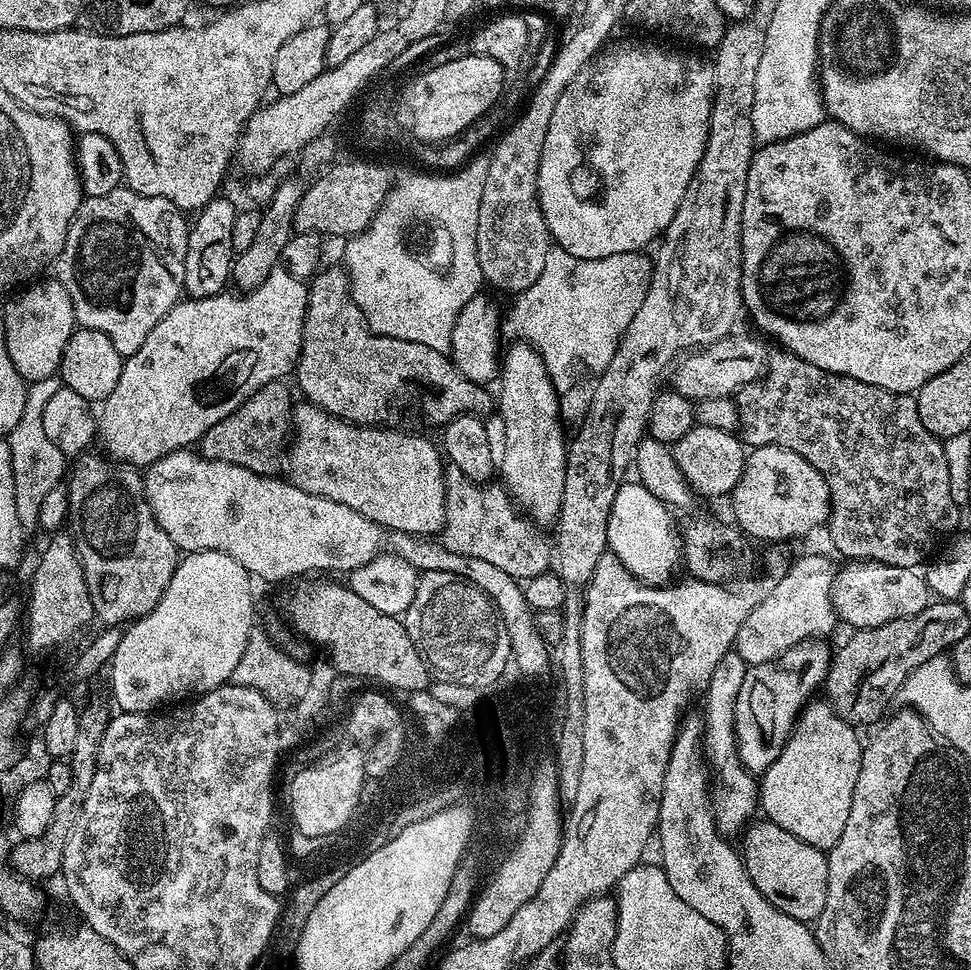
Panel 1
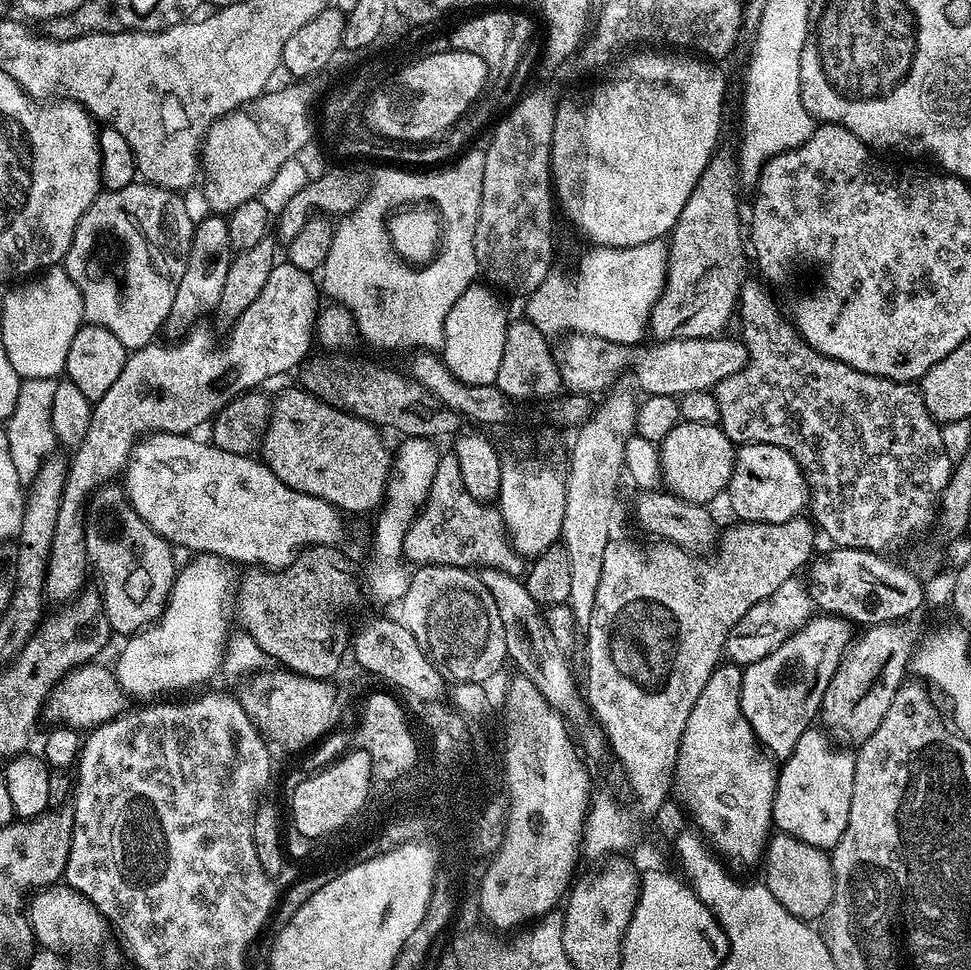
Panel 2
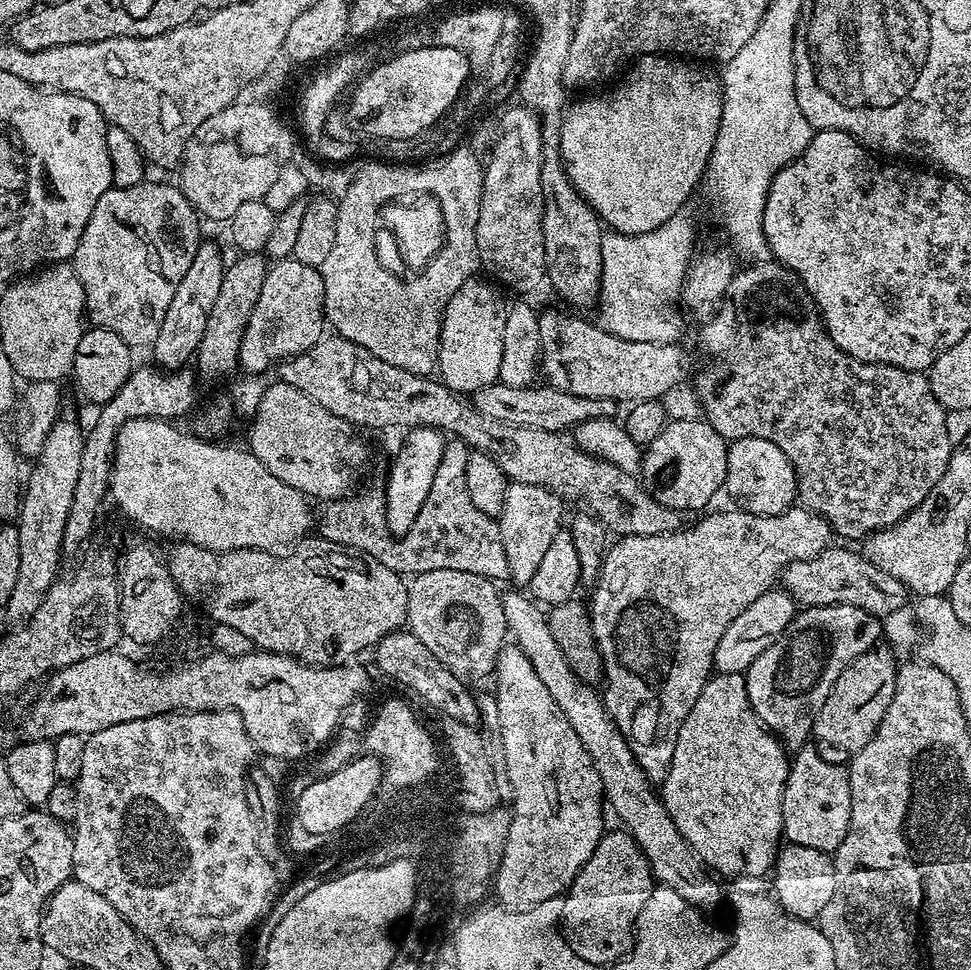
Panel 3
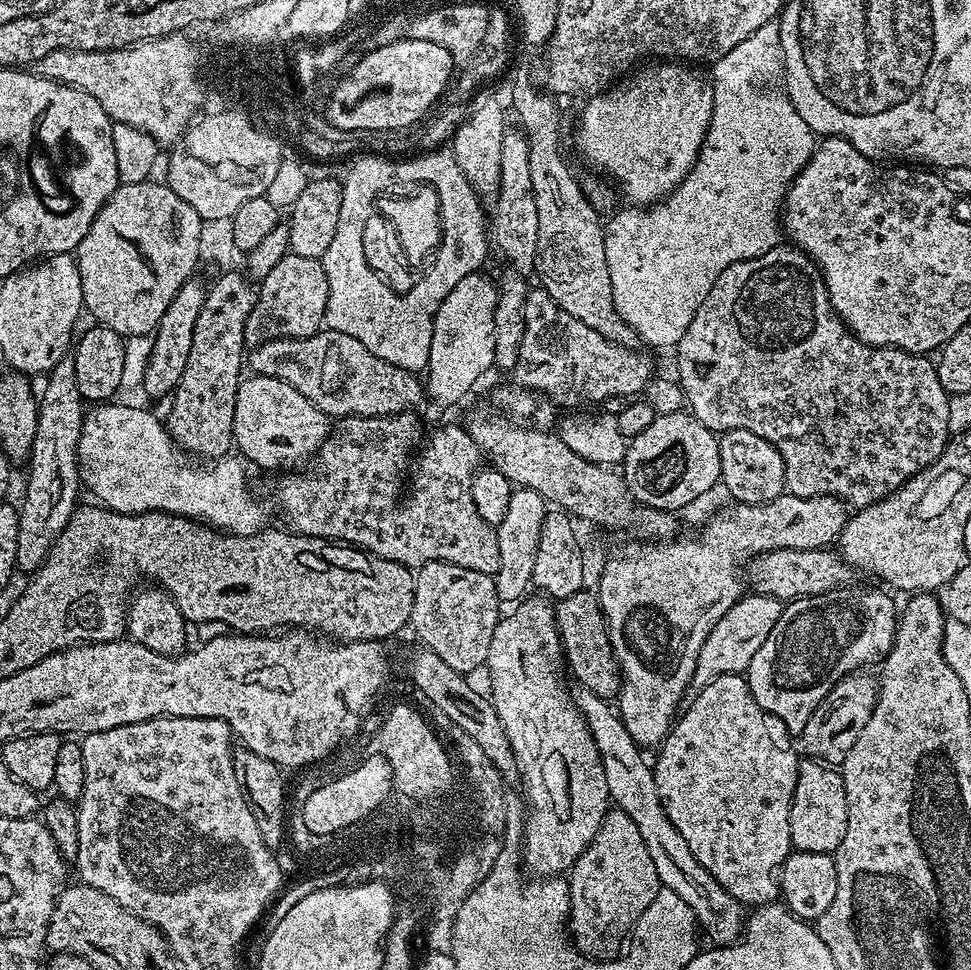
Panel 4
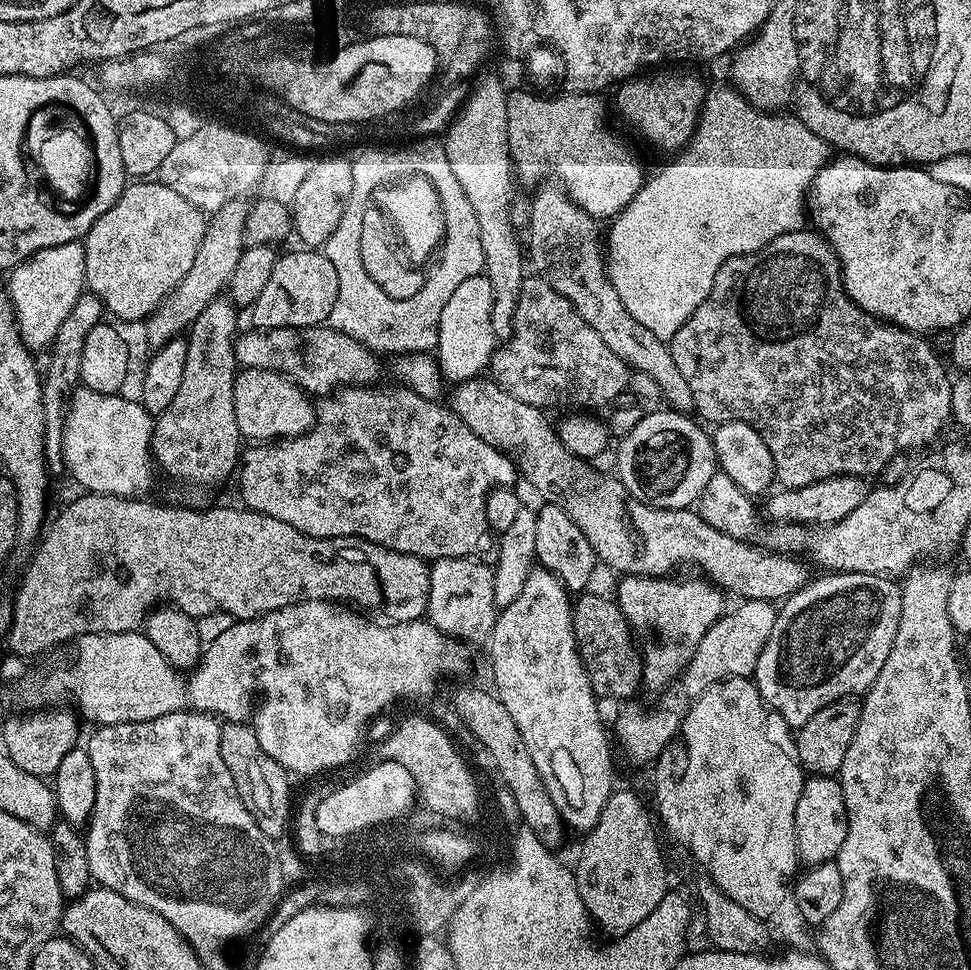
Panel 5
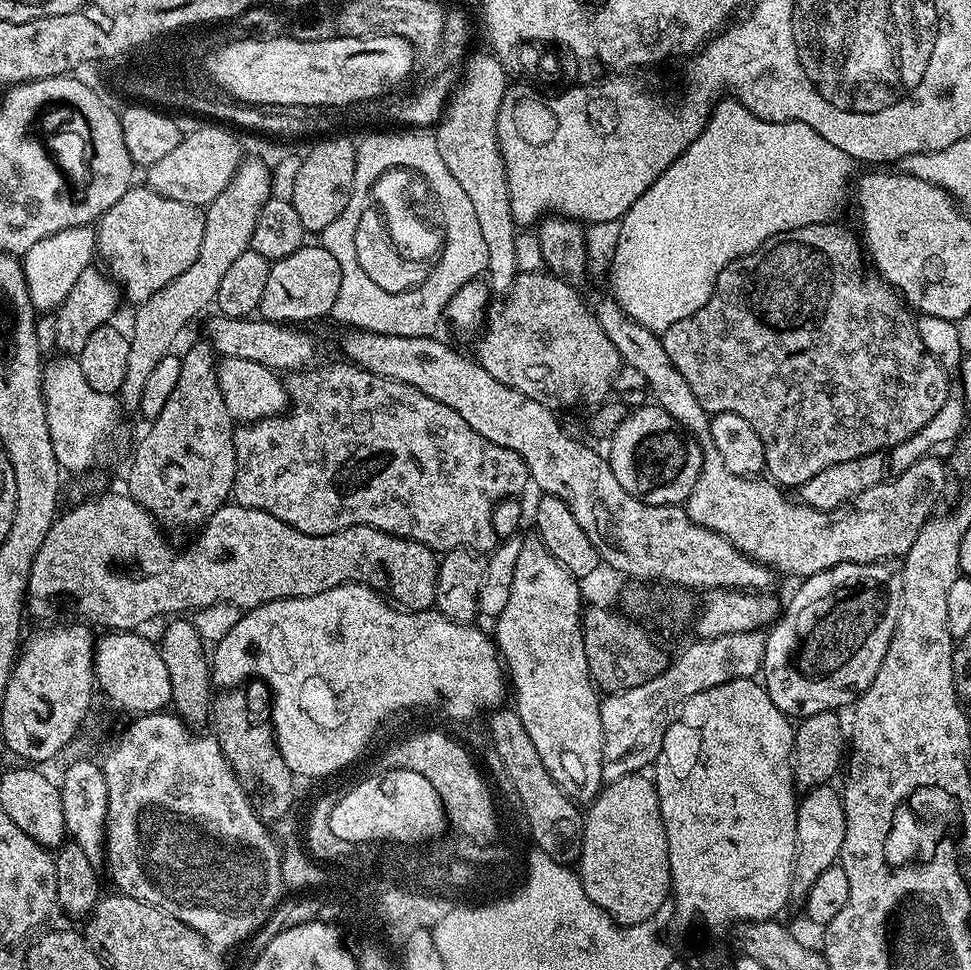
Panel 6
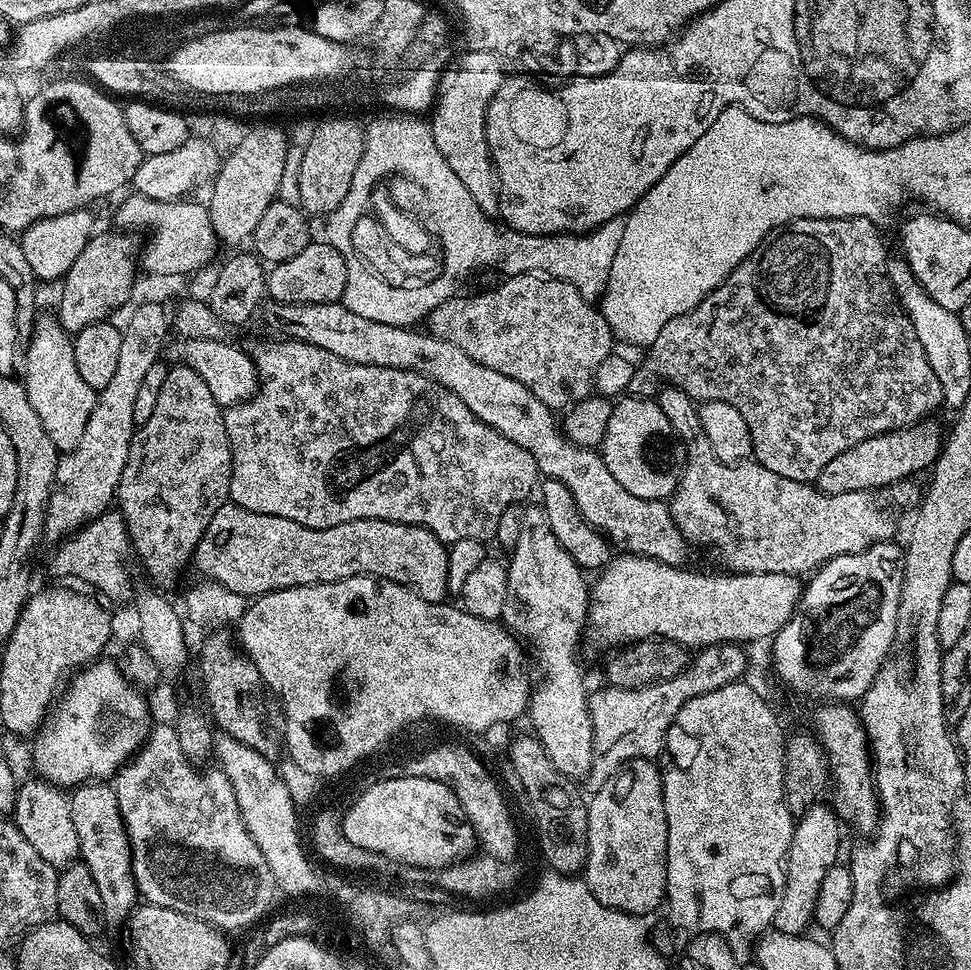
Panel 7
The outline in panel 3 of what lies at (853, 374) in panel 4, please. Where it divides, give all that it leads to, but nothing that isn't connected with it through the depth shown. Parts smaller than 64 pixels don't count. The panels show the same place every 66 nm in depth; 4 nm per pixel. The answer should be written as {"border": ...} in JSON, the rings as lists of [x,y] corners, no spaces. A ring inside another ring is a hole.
{"border":[[[752,262],[741,267],[724,291],[724,298],[716,311],[703,321],[704,329],[700,332],[700,344],[704,347],[706,355],[716,359],[713,364],[706,365],[697,374],[696,380],[694,376],[694,387],[704,407],[703,419],[728,442],[747,436],[766,438],[766,442],[774,442],[774,446],[778,446],[778,450],[786,454],[794,470],[799,503],[811,512],[823,516],[832,525],[833,533],[837,537],[867,537],[877,528],[888,528],[902,520],[907,512],[913,512],[935,489],[938,478],[942,478],[954,447],[946,434],[946,410],[938,402],[938,398],[934,398],[934,390],[930,388],[930,382],[924,372],[907,372],[889,364],[867,364],[841,350],[828,337],[828,331],[824,329],[824,322],[820,319],[820,313],[812,303],[811,296],[805,292],[804,285],[794,279],[794,273],[779,262],[768,263]]]}

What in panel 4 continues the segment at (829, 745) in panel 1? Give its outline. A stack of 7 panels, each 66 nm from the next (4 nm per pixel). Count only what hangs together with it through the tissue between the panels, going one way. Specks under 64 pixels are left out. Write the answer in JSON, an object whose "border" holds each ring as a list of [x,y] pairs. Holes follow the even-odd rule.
{"border":[[[805,759],[800,765],[790,806],[790,838],[793,849],[814,854],[835,853],[842,838],[846,838],[847,821],[848,807],[843,775],[835,767],[821,761]]]}

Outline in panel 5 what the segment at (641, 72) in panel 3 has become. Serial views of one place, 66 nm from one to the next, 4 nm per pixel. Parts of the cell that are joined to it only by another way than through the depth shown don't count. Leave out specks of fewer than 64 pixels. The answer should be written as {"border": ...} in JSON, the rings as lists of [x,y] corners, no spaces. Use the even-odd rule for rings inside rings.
{"border":[[[652,70],[647,74],[637,74],[621,83],[615,89],[616,108],[620,116],[632,128],[637,128],[650,143],[664,152],[679,153],[688,147],[689,140],[696,130],[700,119],[700,108],[704,104],[706,84],[703,84],[692,72],[660,72],[664,70]]]}

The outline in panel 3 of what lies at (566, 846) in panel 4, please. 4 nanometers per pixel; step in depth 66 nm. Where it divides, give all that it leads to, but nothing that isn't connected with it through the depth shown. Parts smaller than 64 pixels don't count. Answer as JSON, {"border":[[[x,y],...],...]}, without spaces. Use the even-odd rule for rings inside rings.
{"border":[[[505,643],[503,650],[498,654],[494,680],[500,683],[497,688],[494,688],[498,706],[498,731],[505,747],[506,770],[509,771],[510,784],[513,786],[513,800],[510,803],[512,821],[510,822],[508,841],[505,850],[502,851],[501,864],[495,870],[494,894],[496,890],[497,897],[495,896],[495,899],[508,911],[529,912],[531,908],[542,902],[563,897],[574,882],[578,870],[582,870],[582,866],[586,866],[586,862],[594,854],[600,837],[606,831],[603,820],[604,812],[606,816],[604,787],[602,786],[602,778],[598,778],[598,770],[594,770],[594,762],[590,758],[590,754],[586,752],[586,746],[582,746],[582,738],[578,738],[578,734],[574,734],[574,726],[570,726],[570,718],[566,718],[566,714],[562,714],[562,706],[558,706],[558,702],[554,702],[550,690],[546,690],[546,686],[542,684],[542,678],[538,678],[538,674],[534,672],[534,666],[530,666],[530,658],[526,658],[524,651],[517,648],[515,643]]]}

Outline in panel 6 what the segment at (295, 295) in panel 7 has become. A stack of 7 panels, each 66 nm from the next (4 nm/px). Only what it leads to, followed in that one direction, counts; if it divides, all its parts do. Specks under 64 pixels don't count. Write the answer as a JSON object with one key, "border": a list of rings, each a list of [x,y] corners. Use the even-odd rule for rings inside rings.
{"border":[[[305,243],[304,247],[294,250],[294,254],[271,261],[259,315],[275,324],[307,325],[307,320],[320,320],[331,313],[338,298],[338,286],[342,286],[342,266],[338,266],[338,258],[319,243]]]}

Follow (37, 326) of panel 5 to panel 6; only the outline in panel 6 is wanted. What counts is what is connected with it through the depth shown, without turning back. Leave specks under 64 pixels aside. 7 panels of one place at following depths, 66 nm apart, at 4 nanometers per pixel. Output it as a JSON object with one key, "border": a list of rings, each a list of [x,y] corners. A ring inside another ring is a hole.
{"border":[[[91,225],[58,231],[30,246],[30,250],[24,252],[21,264],[31,302],[37,311],[52,312],[59,308],[71,287],[77,282],[79,274],[91,267],[96,253],[96,231]]]}

